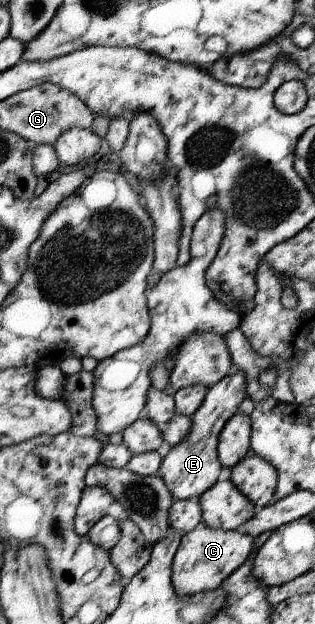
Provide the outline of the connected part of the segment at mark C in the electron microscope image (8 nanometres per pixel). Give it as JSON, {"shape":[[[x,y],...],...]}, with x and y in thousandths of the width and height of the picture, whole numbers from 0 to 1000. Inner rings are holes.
{"shape":[[[638,837],[571,865],[549,901],[549,938],[568,955],[679,947],[768,907],[813,883],[803,861],[762,849],[717,851],[663,846]]]}

